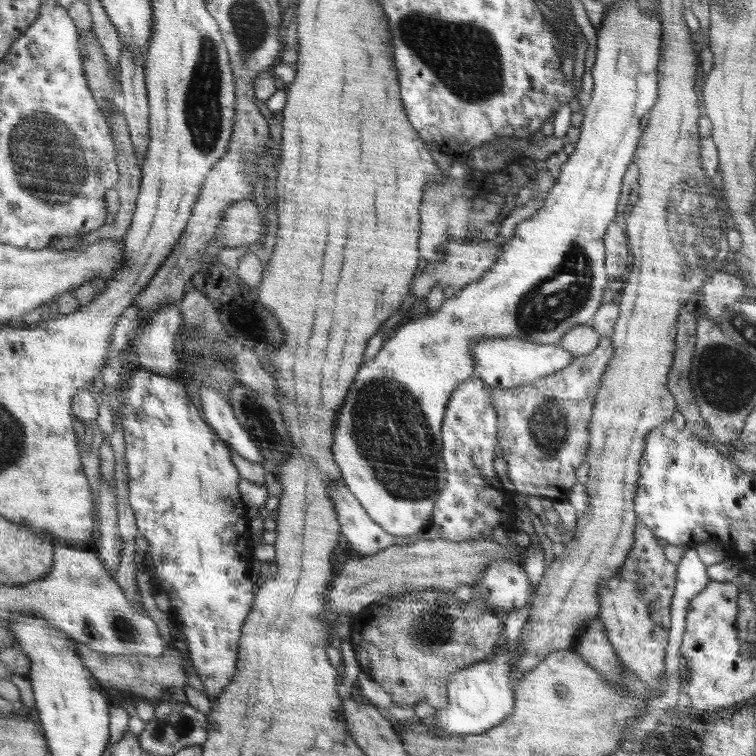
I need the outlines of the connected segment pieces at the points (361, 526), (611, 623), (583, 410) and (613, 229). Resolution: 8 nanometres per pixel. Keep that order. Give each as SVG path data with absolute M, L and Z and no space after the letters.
M336 481L335 483L328 485L327 493L329 494L331 501L335 502L335 511L336 514L338 514L338 521L340 526L342 526L346 540L348 540L354 555L356 556L367 557L368 555L378 553L379 550L387 549L390 546L412 544L421 538L441 538L440 533L436 529L432 529L432 527L428 530L421 530L419 533L406 538L390 534L388 531L385 531L379 523L373 520L364 508L362 508L359 499L352 494L352 491L348 486L344 486L344 481Z
M644 524L635 526L635 542L627 559L620 566L619 575L614 576L600 589L600 616L605 634L622 664L626 665L637 677L645 682L645 686L656 689L660 686L660 676L665 671L665 653L669 642L669 626L671 625L671 601L675 593L677 566L668 561L664 555L664 546Z
M601 337L590 354L576 357L568 368L556 374L511 389L492 389L491 398L494 398L494 407L498 411L498 437L502 458L507 462L507 475L518 498L527 503L529 496L558 500L558 496L564 496L577 483L574 472L584 462L586 450L589 450L591 434L588 434L588 424L591 424L601 378L611 362L613 351L612 338Z
M621 222L613 223L604 234L604 242L607 243L607 275L608 278L620 280L620 276L626 272L628 266L629 241L624 233Z

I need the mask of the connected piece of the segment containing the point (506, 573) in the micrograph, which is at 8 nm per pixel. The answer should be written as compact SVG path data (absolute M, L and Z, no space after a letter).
M505 558L493 562L486 571L480 572L478 581L470 588L474 588L477 599L496 607L496 613L502 615L522 606L526 608L526 602L530 606L530 582L520 560Z

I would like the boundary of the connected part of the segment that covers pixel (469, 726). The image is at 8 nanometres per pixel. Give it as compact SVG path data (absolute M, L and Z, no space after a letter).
M502 648L491 659L484 659L456 672L447 686L446 707L435 710L435 727L430 728L450 734L480 734L511 716L516 698L514 682L509 678L509 672L517 663L518 657L518 653Z

